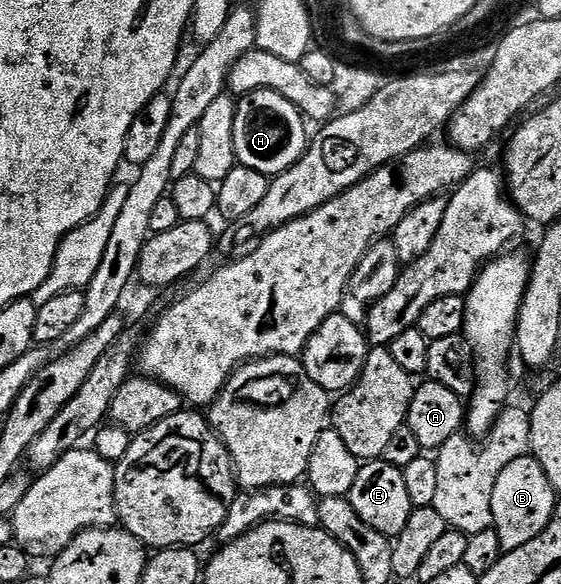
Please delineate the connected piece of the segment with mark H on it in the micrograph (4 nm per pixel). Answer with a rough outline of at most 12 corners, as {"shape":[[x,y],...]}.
{"shape":[[279,92],[236,104],[240,165],[276,176],[311,141],[306,119]]}

